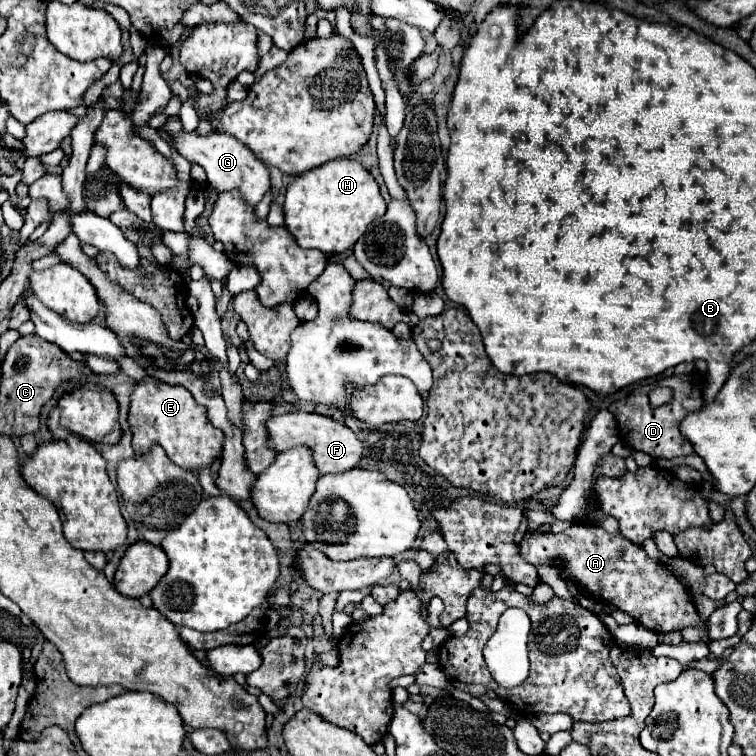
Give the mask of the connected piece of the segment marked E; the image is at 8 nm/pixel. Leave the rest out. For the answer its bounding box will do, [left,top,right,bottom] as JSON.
[129,378,223,472]

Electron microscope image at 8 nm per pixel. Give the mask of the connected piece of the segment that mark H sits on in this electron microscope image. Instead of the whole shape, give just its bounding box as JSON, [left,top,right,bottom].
[285,158,387,254]

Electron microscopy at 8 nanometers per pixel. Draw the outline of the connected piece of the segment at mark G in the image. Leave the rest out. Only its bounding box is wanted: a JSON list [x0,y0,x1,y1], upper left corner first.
[159,116,271,206]

